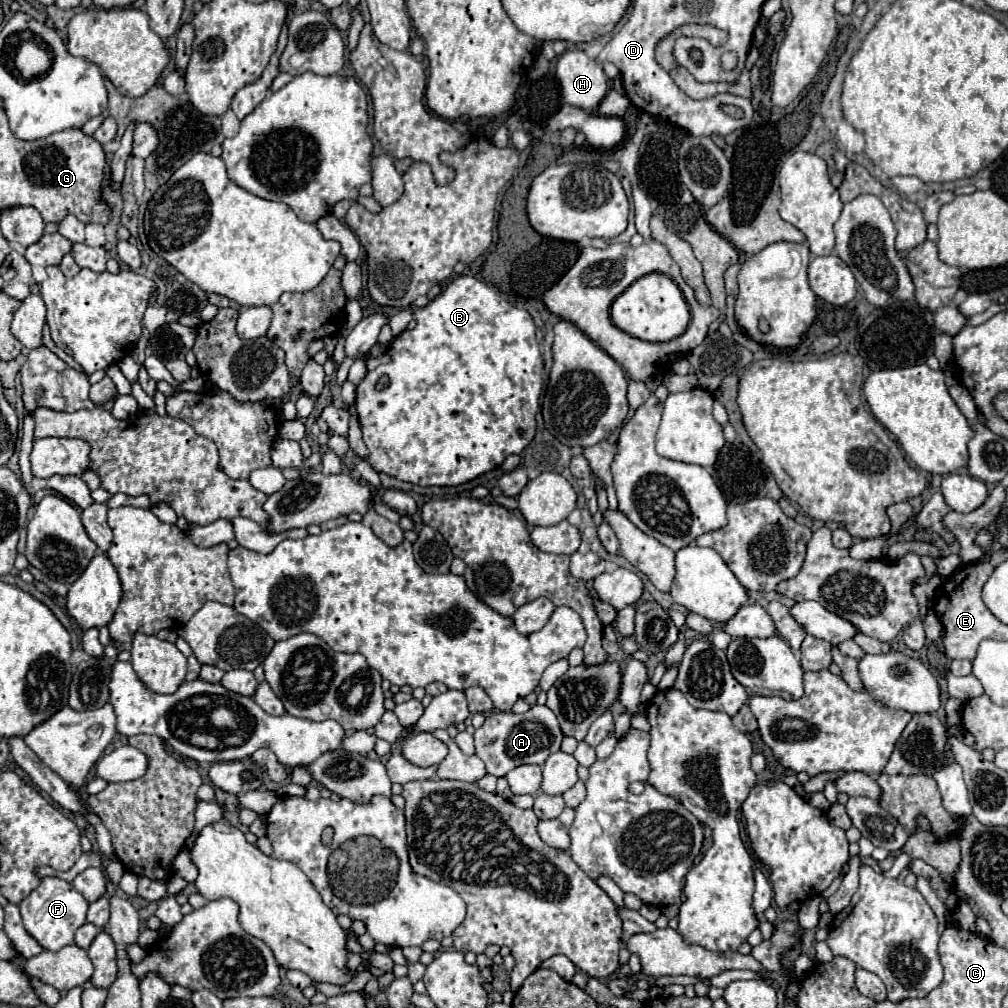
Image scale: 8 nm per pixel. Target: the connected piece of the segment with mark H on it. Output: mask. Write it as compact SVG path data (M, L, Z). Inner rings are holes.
M570 49L564 55L558 57L556 63L556 79L562 87L562 97L568 105L586 109L586 111L596 111L600 101L606 97L608 93L608 77L602 71L602 65L596 63L594 59L590 59L584 51L580 49Z

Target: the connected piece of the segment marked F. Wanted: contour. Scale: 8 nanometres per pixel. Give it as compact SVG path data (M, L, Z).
M44 877L40 887L20 901L20 913L26 931L48 951L58 951L74 943L74 931L86 923L88 901L72 887L72 883L58 877Z

